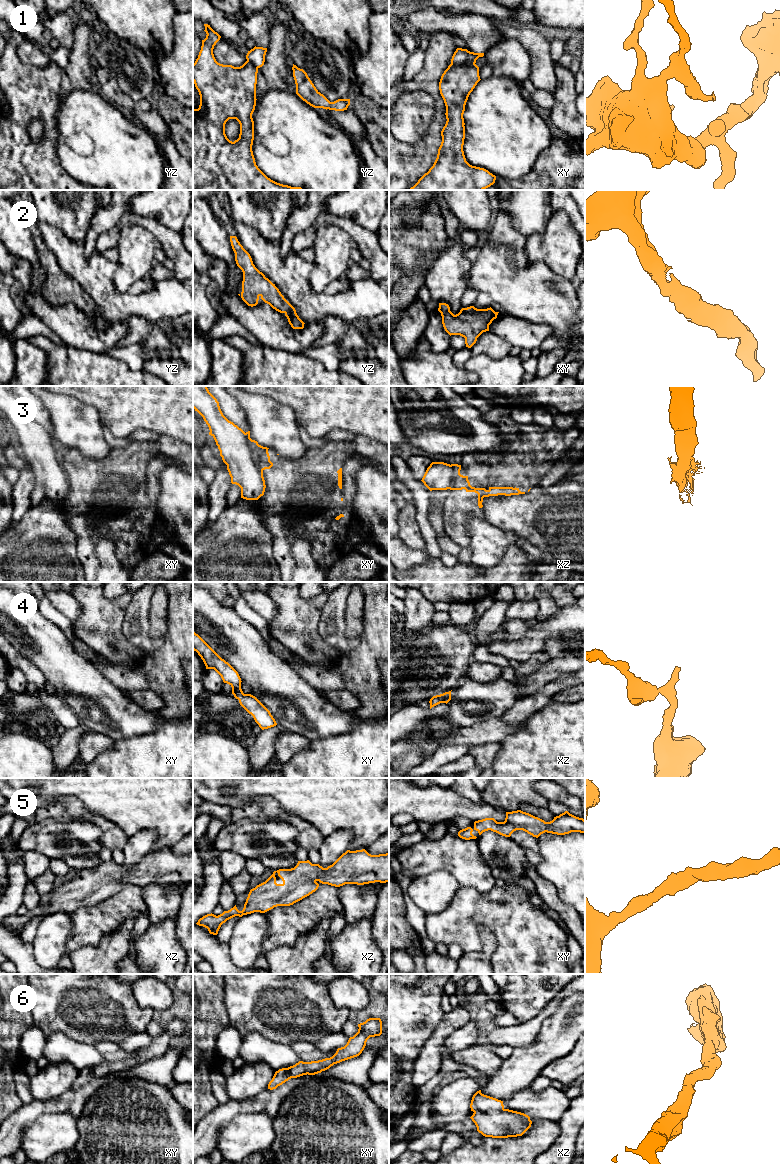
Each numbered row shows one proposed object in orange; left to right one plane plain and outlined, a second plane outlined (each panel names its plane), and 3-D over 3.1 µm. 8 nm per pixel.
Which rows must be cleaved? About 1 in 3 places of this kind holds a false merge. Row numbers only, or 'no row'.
1, 3

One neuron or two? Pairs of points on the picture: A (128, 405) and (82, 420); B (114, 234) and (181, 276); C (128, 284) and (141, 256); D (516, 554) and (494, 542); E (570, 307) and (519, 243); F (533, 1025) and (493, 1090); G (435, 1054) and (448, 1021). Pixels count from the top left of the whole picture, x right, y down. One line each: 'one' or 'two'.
A: two
B: one
C: one
D: two
E: one
F: two
G: one

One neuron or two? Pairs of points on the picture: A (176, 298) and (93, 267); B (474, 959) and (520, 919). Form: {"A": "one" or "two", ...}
{"A": "one", "B": "two"}

